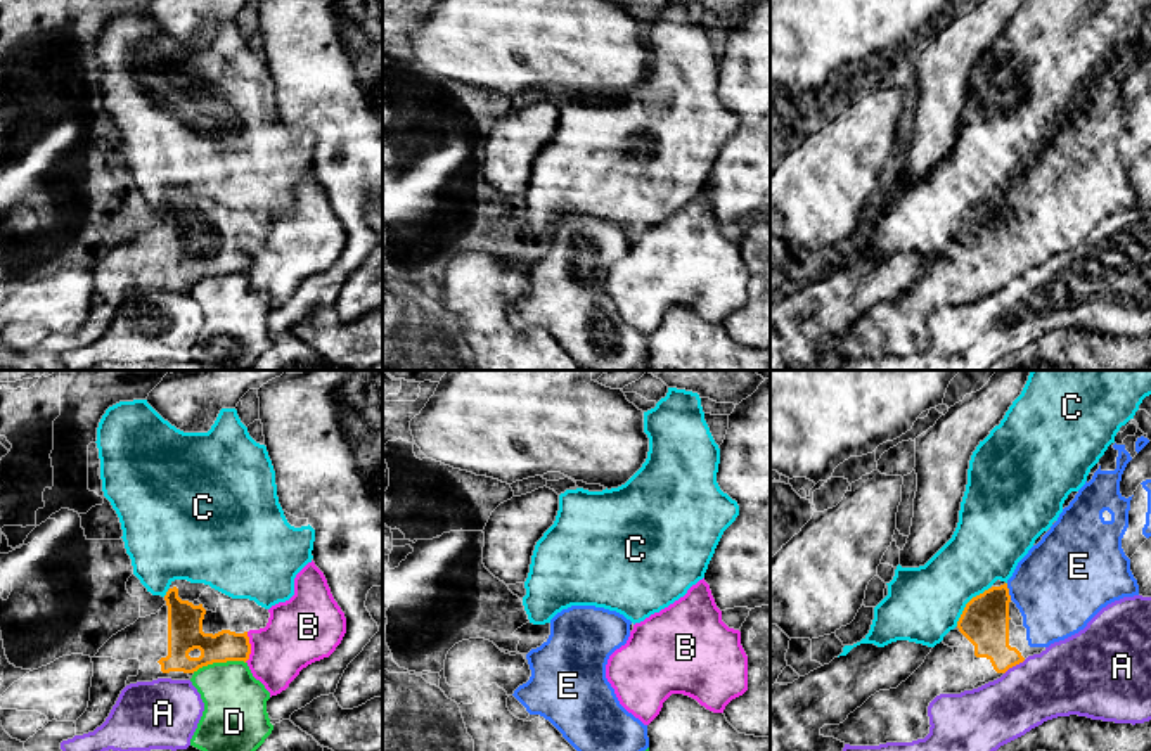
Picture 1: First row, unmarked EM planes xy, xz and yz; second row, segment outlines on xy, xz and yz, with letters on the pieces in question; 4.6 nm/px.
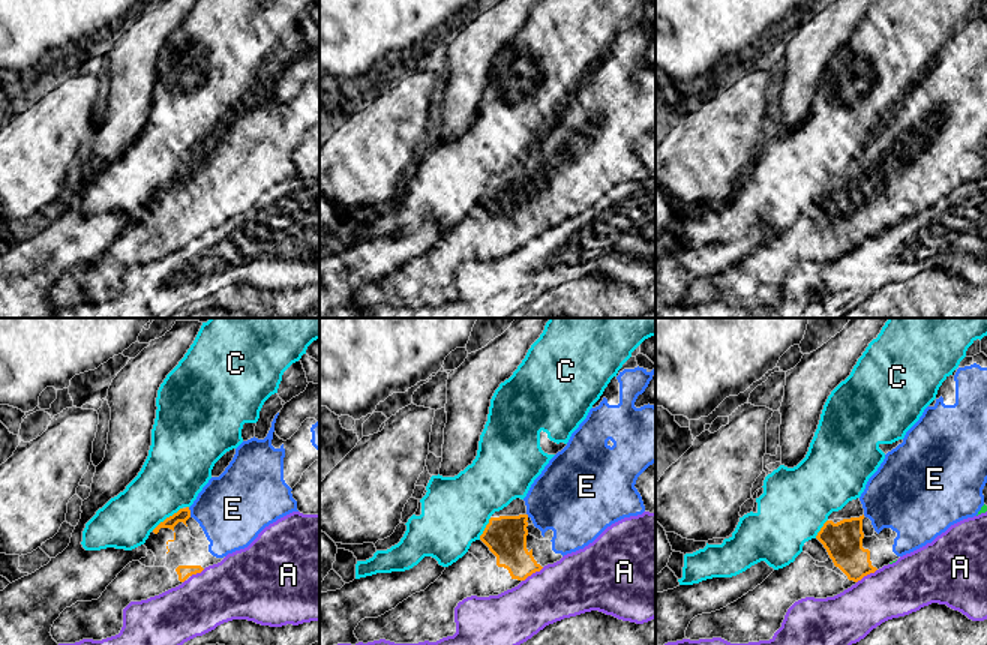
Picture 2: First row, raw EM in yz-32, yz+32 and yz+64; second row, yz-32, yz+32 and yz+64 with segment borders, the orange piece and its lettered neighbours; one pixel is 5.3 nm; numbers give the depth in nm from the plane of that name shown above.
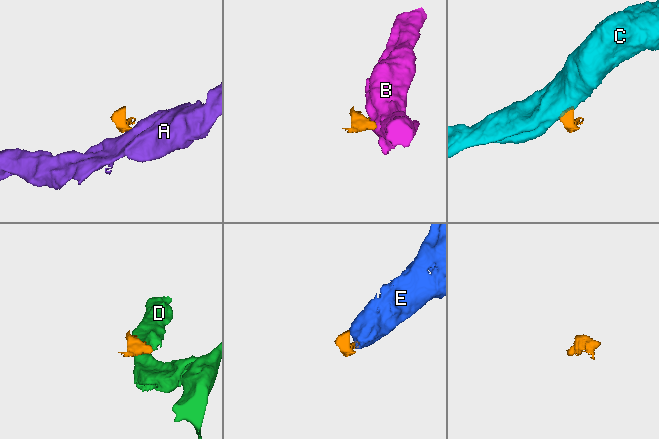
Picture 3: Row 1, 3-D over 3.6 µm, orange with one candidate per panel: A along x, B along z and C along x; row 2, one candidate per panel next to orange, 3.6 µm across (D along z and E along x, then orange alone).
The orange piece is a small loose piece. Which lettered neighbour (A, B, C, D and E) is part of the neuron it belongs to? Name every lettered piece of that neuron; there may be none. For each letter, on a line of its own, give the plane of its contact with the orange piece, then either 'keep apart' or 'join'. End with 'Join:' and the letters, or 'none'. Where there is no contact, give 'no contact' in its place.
A: meets orange in yz; keep apart
B: meets orange in xy; keep apart
C: meets orange in yz; keep apart
D: meets orange in xy; keep apart
E: meets orange in yz; join
Join: E

